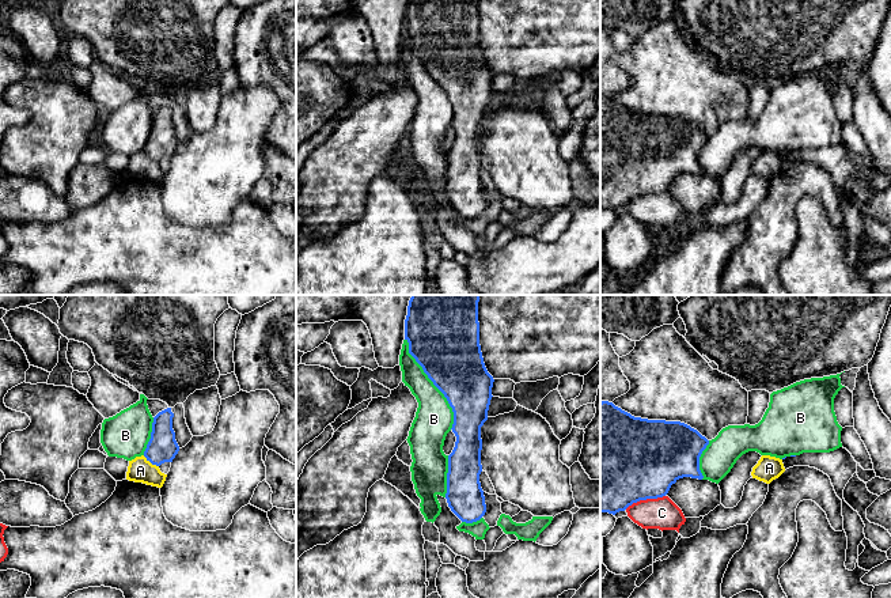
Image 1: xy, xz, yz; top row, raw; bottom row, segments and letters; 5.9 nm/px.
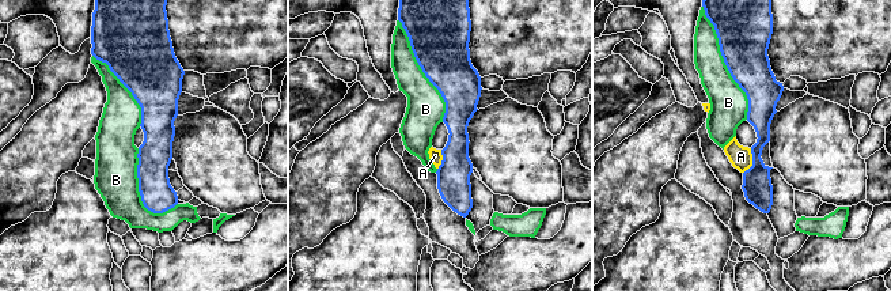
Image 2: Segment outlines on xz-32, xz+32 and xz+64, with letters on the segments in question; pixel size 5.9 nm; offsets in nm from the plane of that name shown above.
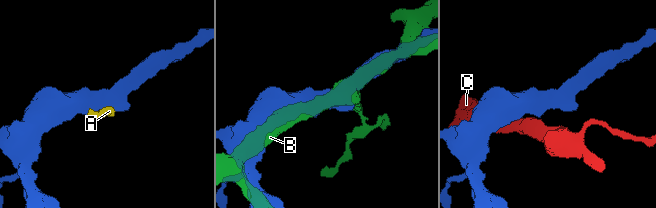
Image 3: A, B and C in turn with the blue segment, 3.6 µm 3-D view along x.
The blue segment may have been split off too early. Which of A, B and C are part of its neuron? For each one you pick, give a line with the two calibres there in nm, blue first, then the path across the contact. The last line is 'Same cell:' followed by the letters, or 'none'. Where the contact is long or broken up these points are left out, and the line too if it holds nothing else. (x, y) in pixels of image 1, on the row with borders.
Same cell: none

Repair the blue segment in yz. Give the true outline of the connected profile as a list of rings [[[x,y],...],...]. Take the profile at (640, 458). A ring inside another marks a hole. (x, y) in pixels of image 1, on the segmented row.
[[[600,402],[600,514],[663,497],[679,478],[702,480],[699,457],[709,440],[680,421],[634,417]]]

